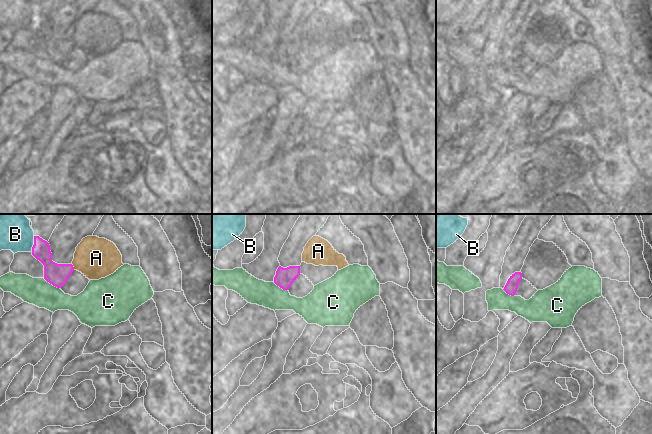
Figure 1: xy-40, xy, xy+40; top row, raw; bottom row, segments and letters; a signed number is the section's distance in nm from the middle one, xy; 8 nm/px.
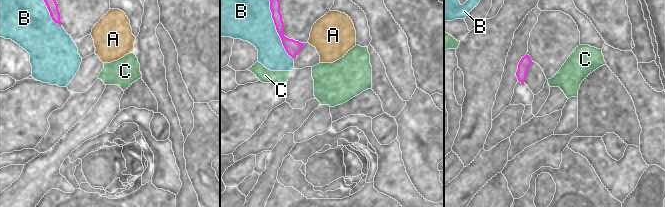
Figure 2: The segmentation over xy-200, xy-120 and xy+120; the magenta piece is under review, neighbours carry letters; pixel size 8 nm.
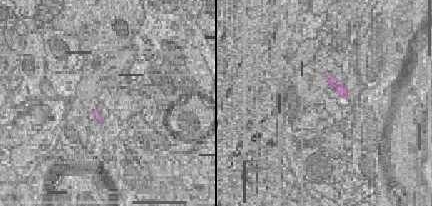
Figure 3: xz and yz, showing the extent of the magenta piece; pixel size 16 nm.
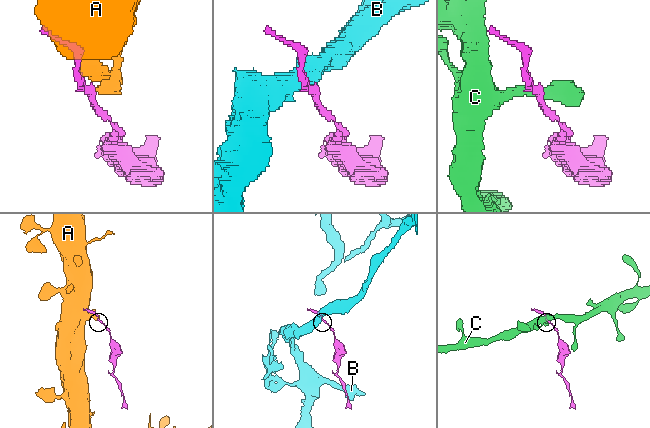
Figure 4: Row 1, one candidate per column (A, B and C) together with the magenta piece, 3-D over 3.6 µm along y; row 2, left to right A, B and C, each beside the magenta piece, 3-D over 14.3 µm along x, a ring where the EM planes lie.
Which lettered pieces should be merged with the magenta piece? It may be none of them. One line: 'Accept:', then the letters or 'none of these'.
Accept: none of these.

